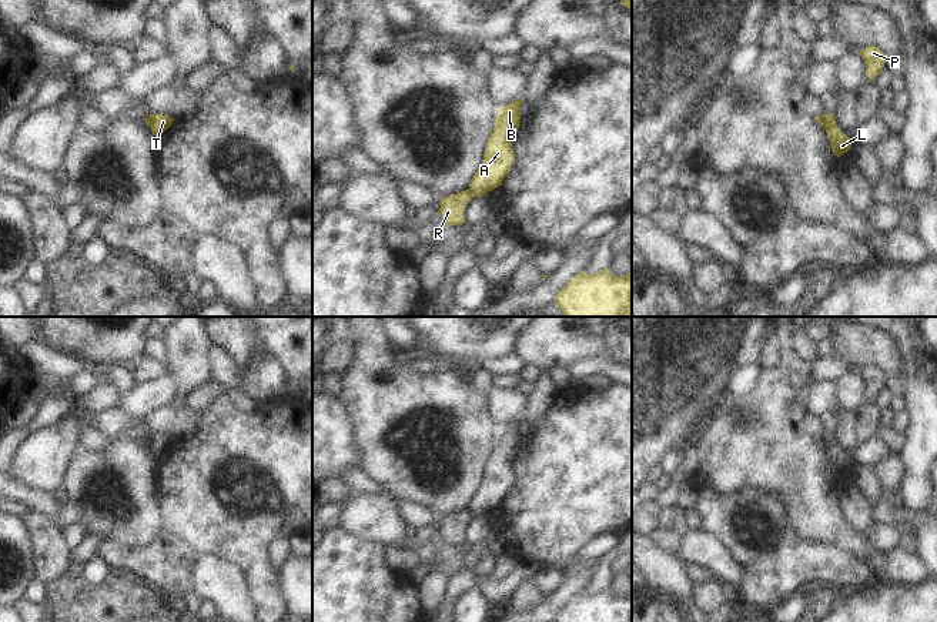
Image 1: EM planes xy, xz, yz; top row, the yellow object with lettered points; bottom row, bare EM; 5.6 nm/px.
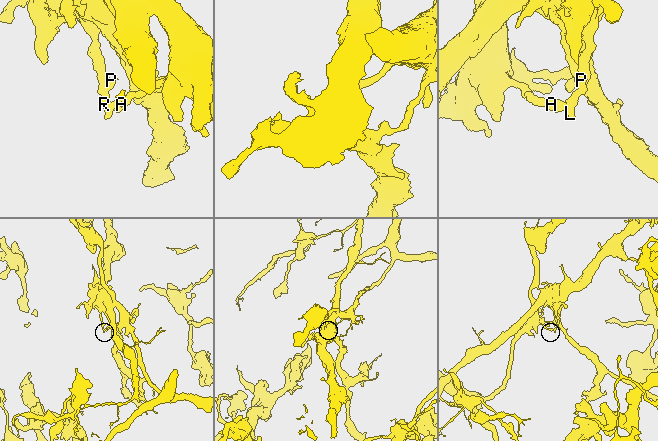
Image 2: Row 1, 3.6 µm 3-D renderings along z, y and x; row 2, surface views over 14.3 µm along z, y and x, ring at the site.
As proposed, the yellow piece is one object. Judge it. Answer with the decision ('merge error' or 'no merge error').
merge error

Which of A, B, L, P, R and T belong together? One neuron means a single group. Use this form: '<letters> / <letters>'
A B T / L P R

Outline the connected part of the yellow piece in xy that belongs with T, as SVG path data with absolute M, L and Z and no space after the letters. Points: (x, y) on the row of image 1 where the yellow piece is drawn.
M150 114L150 120L151 120L150 128L155 137L163 134L168 127L171 127L174 121L167 114Z

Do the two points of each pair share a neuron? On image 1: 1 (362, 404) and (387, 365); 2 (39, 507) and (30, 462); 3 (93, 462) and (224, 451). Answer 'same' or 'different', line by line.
1: same
2: different
3: different

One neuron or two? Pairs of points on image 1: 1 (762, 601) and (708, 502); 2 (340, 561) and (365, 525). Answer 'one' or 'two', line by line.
1: one
2: two

